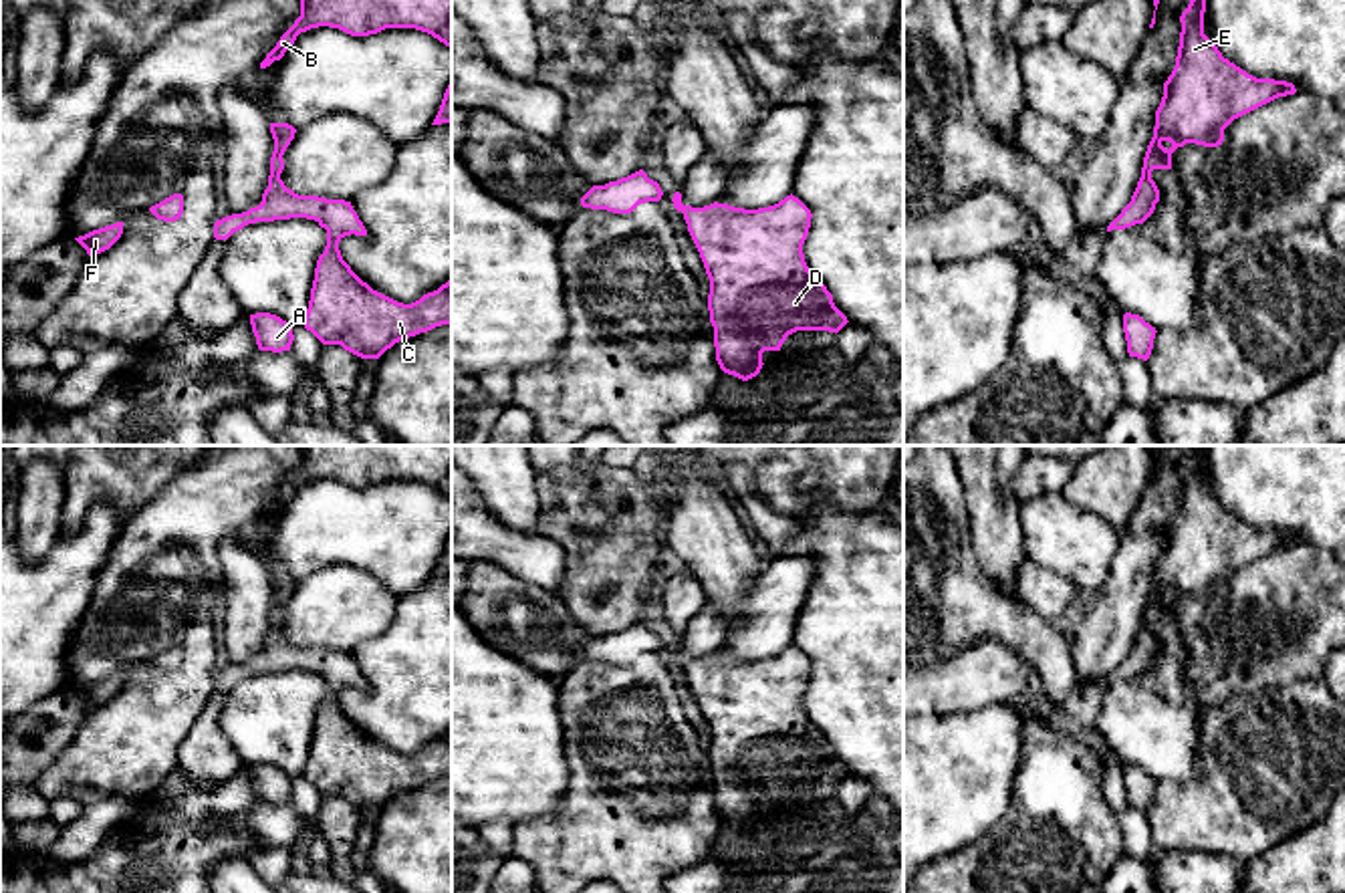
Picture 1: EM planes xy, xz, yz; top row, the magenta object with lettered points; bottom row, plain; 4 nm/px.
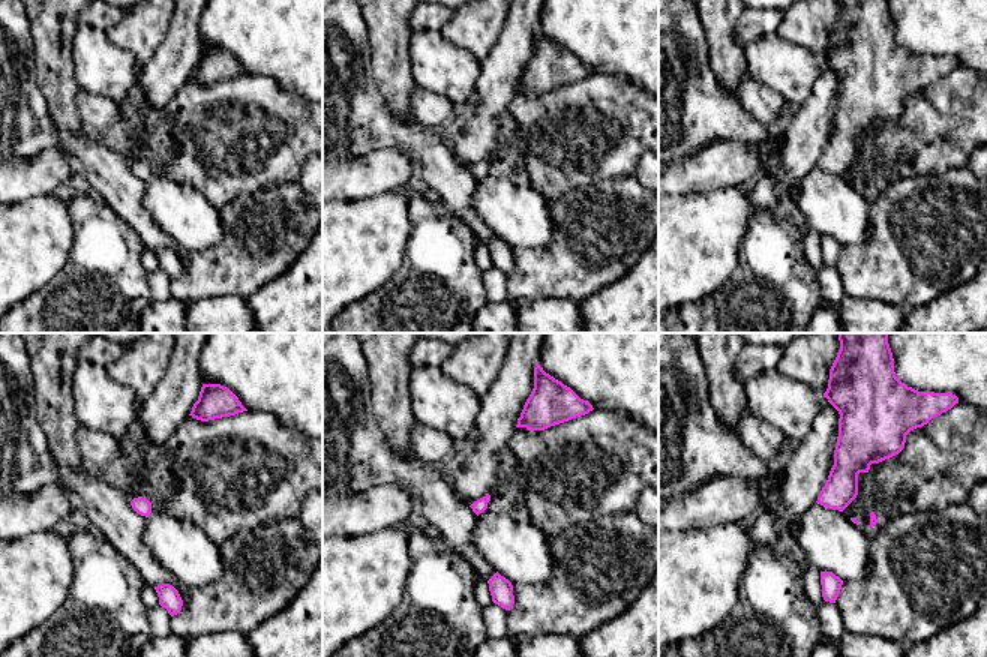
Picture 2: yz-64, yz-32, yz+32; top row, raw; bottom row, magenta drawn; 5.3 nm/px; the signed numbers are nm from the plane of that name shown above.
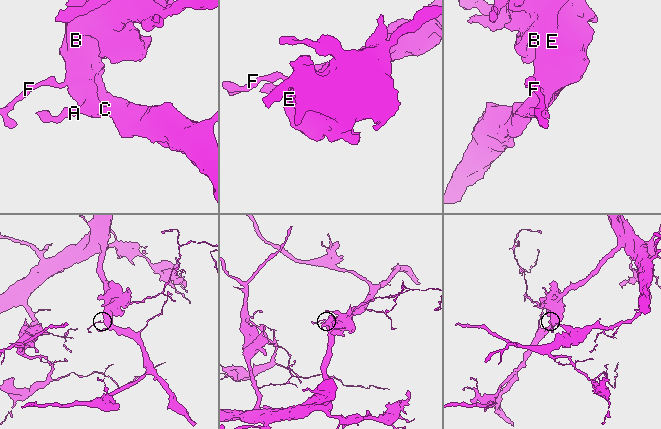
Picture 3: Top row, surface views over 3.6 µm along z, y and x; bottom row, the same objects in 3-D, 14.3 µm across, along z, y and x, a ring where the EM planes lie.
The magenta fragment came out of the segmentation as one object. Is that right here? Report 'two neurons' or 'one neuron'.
two neurons

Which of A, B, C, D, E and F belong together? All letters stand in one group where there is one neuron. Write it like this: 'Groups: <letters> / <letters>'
Groups: A B C D E / F

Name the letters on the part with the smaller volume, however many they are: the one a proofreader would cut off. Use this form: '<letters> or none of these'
F

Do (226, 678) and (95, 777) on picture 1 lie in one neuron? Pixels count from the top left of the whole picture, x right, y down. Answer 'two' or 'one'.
one

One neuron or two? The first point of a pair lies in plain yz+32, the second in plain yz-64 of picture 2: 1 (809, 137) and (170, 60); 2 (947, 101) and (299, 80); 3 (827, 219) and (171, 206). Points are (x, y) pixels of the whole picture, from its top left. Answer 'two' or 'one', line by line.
1: one
2: two
3: one

